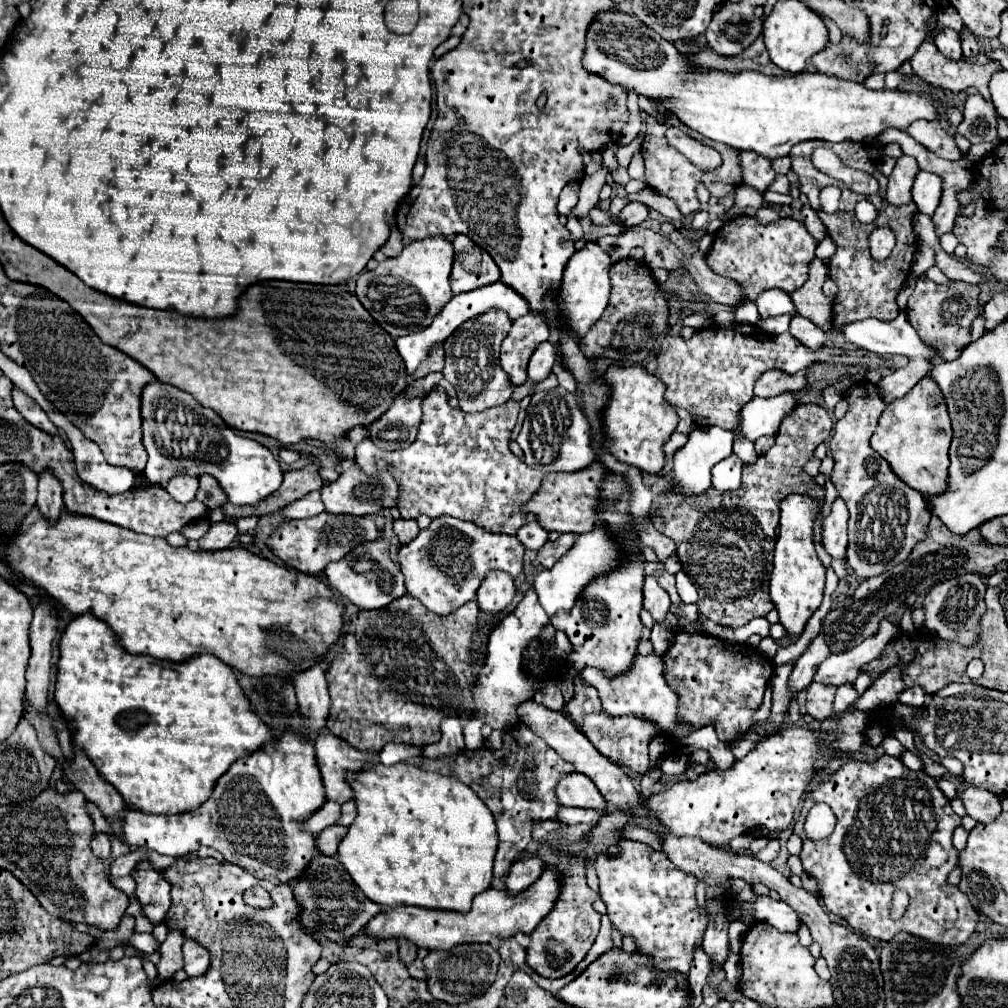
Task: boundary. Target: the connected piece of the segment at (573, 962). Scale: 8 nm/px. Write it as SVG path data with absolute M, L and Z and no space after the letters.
M547 846L539 848L537 854L547 864L551 862L561 870L563 888L561 888L561 896L559 896L555 908L551 910L551 914L547 914L537 924L537 928L531 932L531 944L527 948L527 964L543 978L561 978L561 976L575 970L575 966L587 956L589 948L595 942L595 936L599 932L601 916L593 910L593 900L599 894L593 892L585 882L585 864L583 864L583 860L573 860L565 852L559 854L559 856L553 856L553 854L549 854Z

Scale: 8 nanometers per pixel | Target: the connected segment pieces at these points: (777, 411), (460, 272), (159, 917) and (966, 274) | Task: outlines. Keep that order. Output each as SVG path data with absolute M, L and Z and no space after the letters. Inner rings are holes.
M785 392L775 398L753 398L743 406L741 430L749 440L761 436L775 436L781 420L797 406L795 394Z
M457 234L451 240L451 244L455 250L451 270L453 294L471 292L487 284L493 284L501 278L493 258L483 248L479 248L471 238L467 238L465 234Z
M143 862L137 866L135 872L135 896L141 904L141 910L145 914L145 918L155 926L161 924L165 920L165 914L169 910L171 904L171 896L169 896L169 884L163 878L163 872L153 870L149 866L149 862Z
M941 248L937 250L937 268L949 278L949 280L961 280L967 284L979 284L985 282L987 278L979 272L973 272L969 266L965 266L963 262L959 262L957 258L945 254Z

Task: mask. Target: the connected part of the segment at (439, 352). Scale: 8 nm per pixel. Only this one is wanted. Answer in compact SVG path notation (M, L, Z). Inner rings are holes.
M437 344L431 352L431 356L427 356L427 360L411 374L411 380L417 380L417 378L423 378L427 376L429 372L439 372L443 370L443 358L445 358L445 352L443 352L443 344Z

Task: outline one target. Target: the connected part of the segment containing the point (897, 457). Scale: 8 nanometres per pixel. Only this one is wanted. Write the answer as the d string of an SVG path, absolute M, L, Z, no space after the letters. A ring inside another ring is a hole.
M927 376L911 392L907 392L899 400L893 400L885 408L883 416L879 418L877 430L871 436L871 448L889 462L899 480L903 480L923 496L935 496L947 488L947 452L951 434L951 420L943 394L935 380Z

